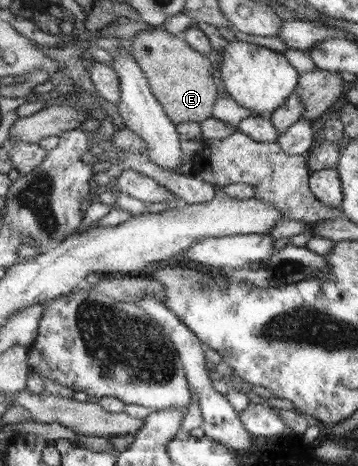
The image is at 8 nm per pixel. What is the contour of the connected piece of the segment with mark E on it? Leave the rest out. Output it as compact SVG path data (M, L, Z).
M165 29L139 32L132 42L135 62L147 77L153 96L165 110L171 122L201 123L212 118L213 105L217 101L217 88L211 76L211 61L207 55L194 50L181 35L173 35Z

